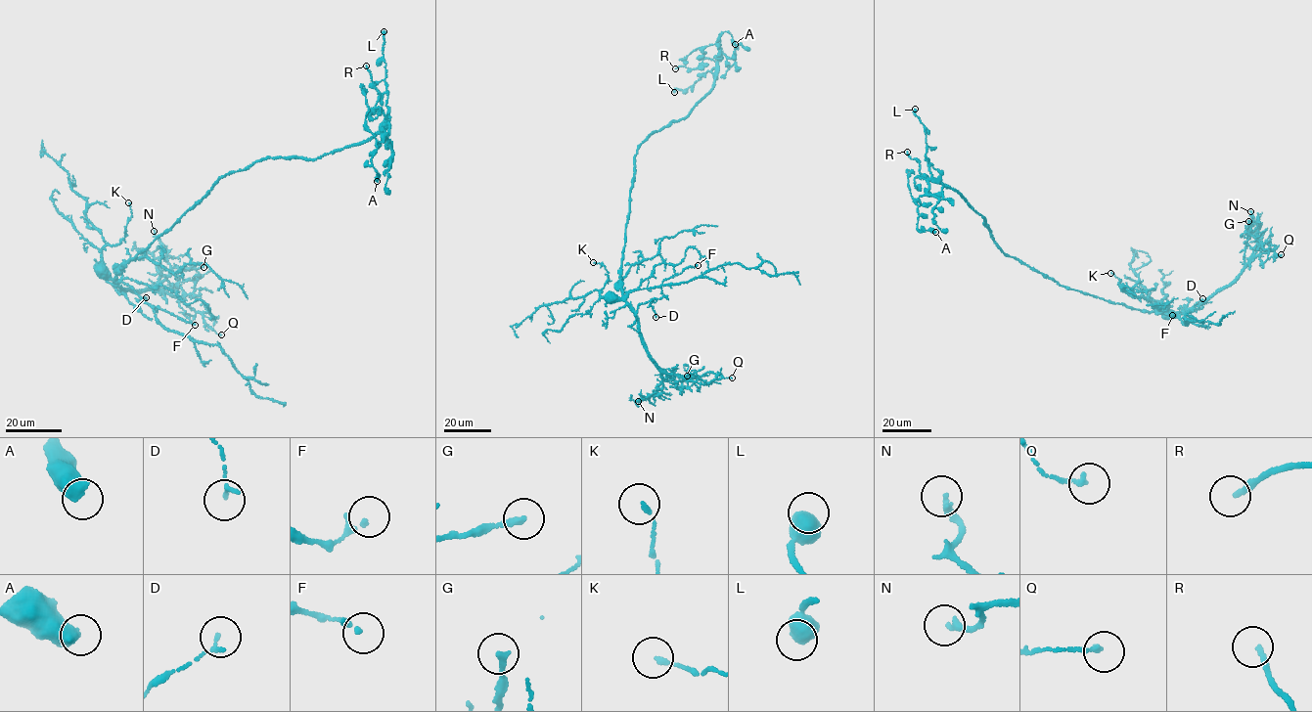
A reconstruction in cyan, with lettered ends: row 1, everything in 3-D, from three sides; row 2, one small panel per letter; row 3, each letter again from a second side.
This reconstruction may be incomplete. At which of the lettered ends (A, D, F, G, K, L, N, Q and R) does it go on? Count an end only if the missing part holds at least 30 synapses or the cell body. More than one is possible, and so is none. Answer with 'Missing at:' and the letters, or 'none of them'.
Missing at: none of them

